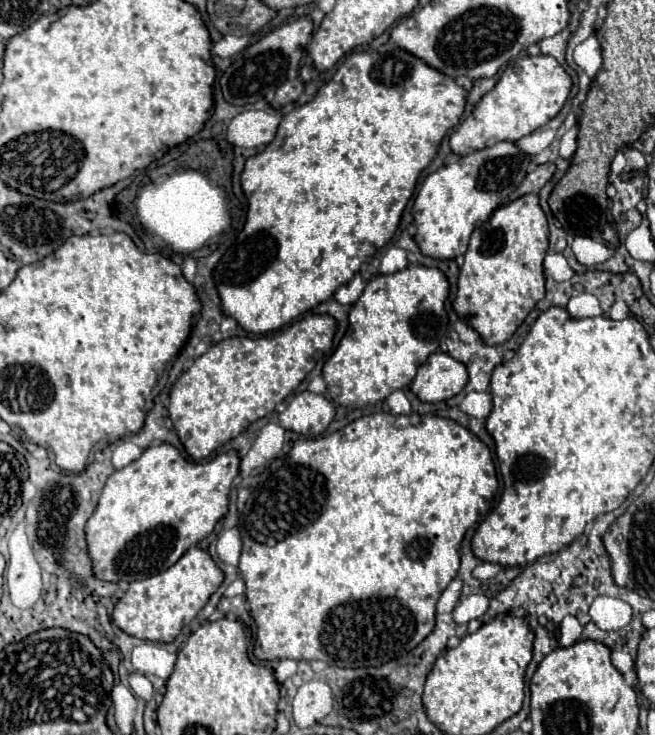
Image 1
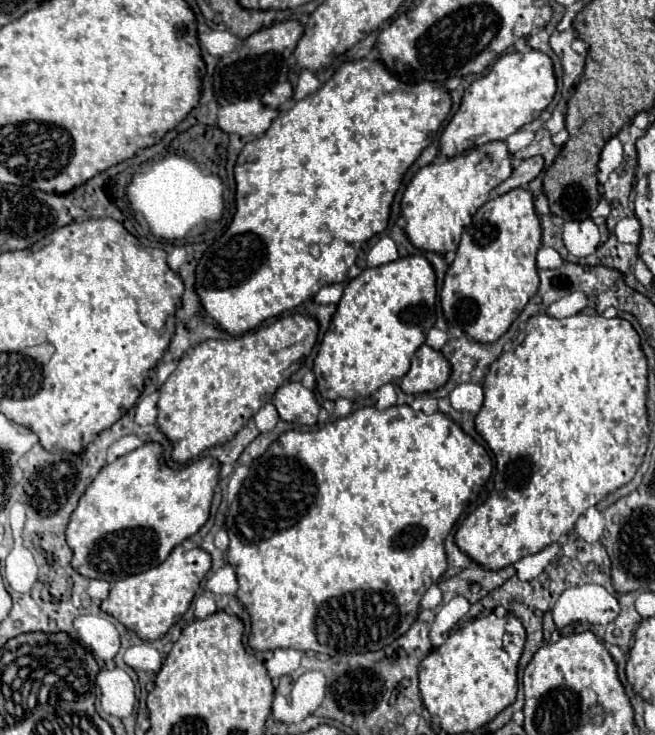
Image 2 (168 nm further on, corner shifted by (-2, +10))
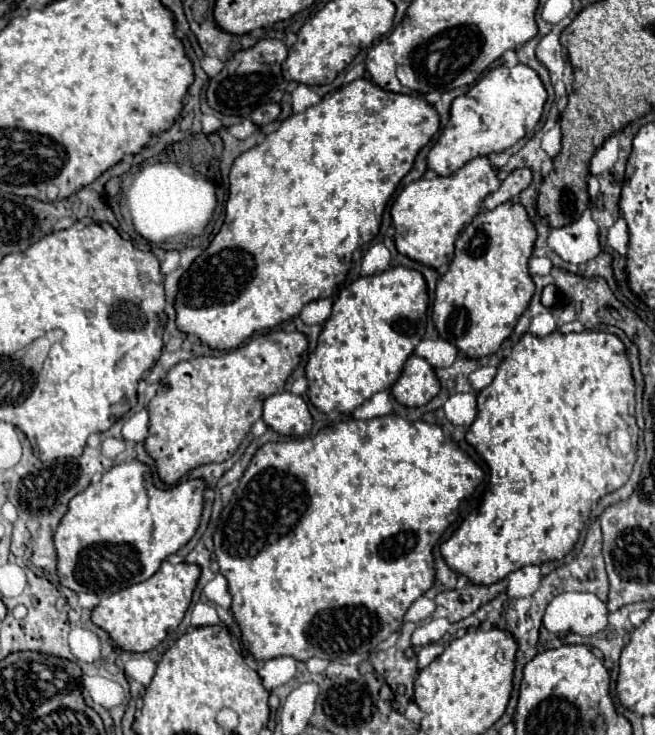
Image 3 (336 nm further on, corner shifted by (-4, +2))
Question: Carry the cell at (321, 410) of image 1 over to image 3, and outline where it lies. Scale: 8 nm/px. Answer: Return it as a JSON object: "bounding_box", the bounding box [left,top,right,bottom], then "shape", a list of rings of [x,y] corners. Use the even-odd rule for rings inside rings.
{"bounding_box":[263,392,313,436],"shape":[[[279,392],[263,402],[263,418],[273,432],[281,436],[305,436],[311,430],[313,418],[301,396]]]}

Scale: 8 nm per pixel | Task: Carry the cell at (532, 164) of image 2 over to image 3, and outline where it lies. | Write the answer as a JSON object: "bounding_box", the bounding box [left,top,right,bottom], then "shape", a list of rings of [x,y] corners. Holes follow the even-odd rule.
{"bounding_box":[483,168,531,210],"shape":[[[519,168],[519,170],[513,170],[499,186],[497,192],[489,194],[485,200],[483,200],[483,206],[487,210],[493,210],[497,208],[499,204],[511,200],[513,196],[517,196],[521,190],[525,190],[527,186],[531,184],[531,170],[529,168]]]}

